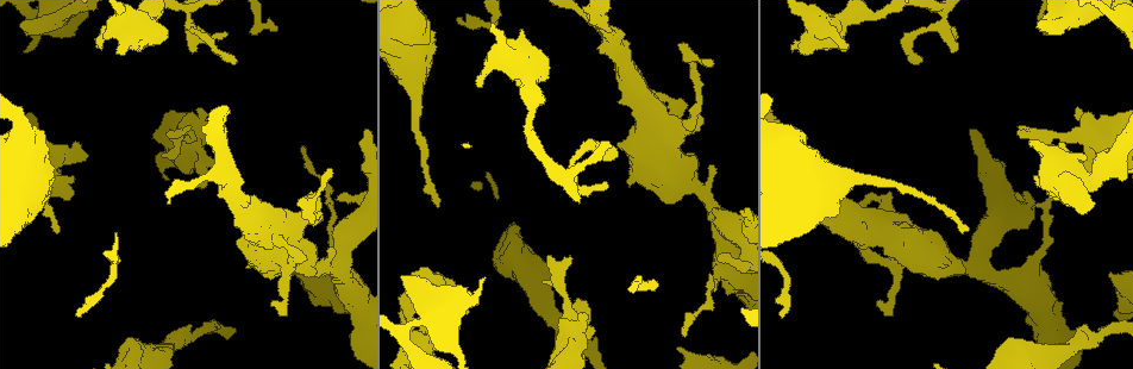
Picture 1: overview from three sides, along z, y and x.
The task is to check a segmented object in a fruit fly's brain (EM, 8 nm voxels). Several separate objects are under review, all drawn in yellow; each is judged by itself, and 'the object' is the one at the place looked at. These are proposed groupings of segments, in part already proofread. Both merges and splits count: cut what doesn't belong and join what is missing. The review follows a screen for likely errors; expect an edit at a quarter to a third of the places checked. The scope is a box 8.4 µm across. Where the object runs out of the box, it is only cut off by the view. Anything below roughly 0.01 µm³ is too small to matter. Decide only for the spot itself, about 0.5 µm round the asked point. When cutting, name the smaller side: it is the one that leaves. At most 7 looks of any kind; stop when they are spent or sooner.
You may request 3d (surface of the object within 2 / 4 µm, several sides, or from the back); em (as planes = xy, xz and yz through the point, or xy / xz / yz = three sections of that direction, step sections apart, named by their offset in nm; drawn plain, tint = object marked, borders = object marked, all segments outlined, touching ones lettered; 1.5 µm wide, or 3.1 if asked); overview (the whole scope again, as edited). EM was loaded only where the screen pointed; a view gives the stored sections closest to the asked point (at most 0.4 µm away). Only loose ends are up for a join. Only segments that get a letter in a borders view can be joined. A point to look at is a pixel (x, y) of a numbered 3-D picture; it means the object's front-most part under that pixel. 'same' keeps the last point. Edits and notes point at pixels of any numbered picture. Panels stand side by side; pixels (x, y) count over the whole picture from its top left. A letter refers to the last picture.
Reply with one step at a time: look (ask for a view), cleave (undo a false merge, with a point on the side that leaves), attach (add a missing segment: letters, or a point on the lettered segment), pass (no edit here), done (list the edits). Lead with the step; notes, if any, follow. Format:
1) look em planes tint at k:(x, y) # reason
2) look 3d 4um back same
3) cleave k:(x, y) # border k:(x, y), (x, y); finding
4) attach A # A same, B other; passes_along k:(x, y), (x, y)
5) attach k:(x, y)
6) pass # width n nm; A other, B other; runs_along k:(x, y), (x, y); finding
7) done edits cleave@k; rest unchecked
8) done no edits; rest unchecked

look em planes borders at 1:(437, 198) # an open end

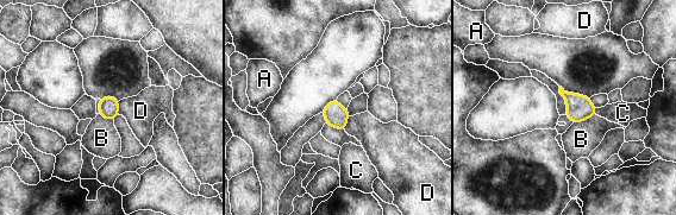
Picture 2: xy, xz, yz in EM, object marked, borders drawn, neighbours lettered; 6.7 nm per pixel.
attach C # longest_contact B 170 nm; A other, B other, C same, D other; the neuron continues

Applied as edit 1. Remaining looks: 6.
look overview

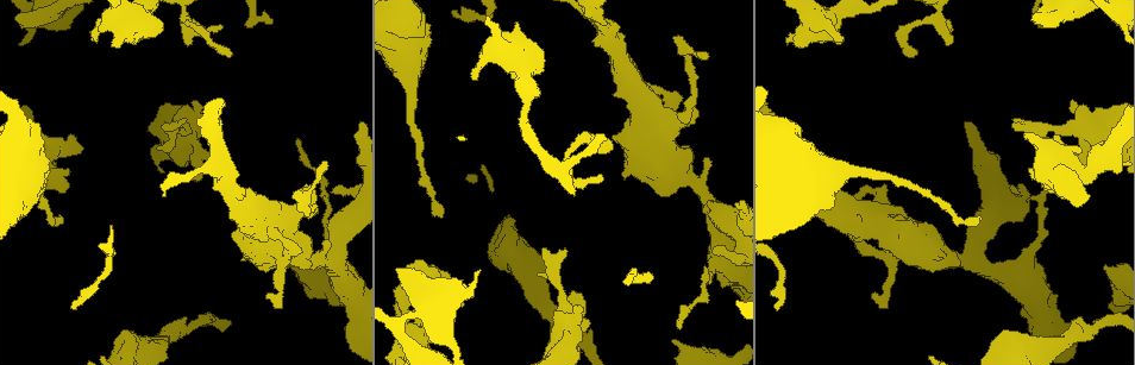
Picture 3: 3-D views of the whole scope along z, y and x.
look em planes borders at 3:(680, 327) # long arm stops here

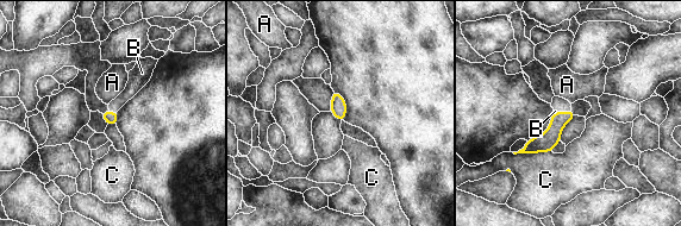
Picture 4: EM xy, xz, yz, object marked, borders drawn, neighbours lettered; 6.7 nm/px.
attach B # width 90 nm; A other, B same, C other; passes_along 4:(545, 142), (562, 112), (558, 104); the neuron continues

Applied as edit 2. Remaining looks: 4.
look em planes tint at 3:(574, 306) # branch stops here

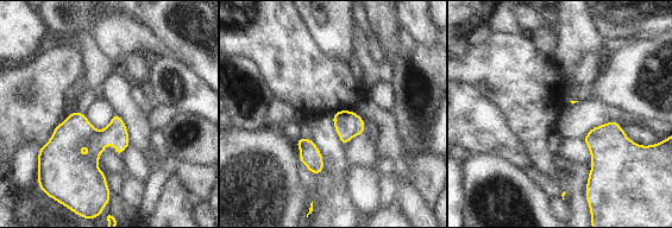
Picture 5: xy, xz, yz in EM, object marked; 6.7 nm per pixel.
look em planes borders same # see the neighbours

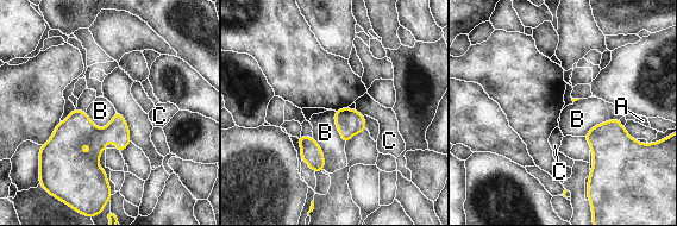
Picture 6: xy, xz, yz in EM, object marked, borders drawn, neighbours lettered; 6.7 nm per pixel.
pass # longest_contact B 200 nm; A other, B other, C other; border 6:(116, 111), (102, 127), (86, 113); no lettered segment goes on from it

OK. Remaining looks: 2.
done edits attach@2, attach@4; rest unchecked

